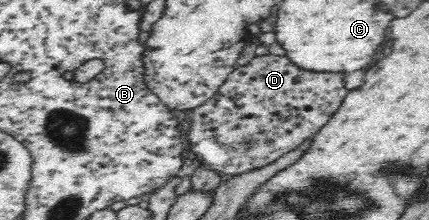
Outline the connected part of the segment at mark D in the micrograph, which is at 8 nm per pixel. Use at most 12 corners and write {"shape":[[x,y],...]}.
{"shape":[[285,56],[238,66],[193,110],[191,151],[224,176],[313,138],[343,74]]}

